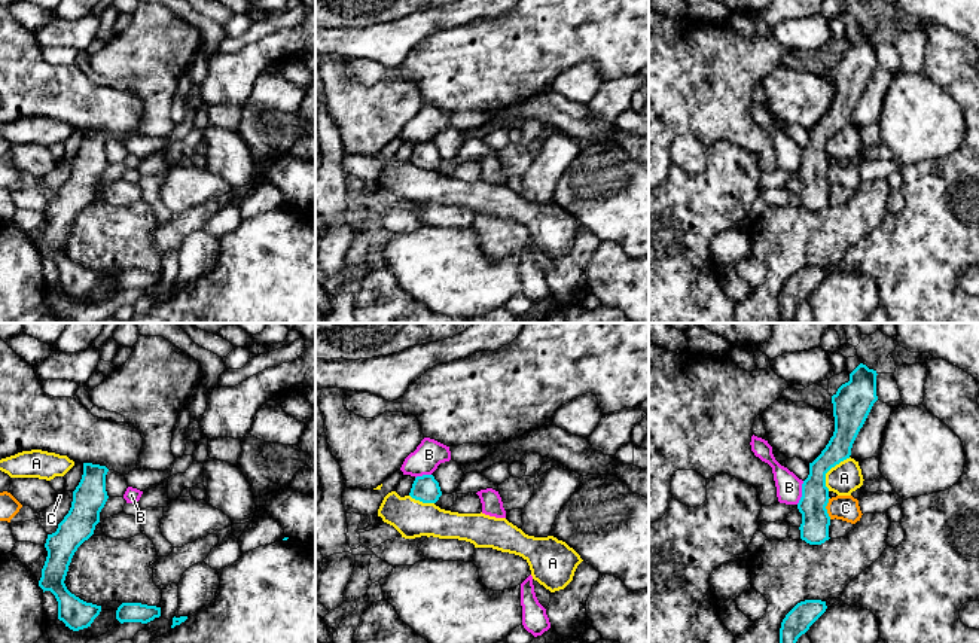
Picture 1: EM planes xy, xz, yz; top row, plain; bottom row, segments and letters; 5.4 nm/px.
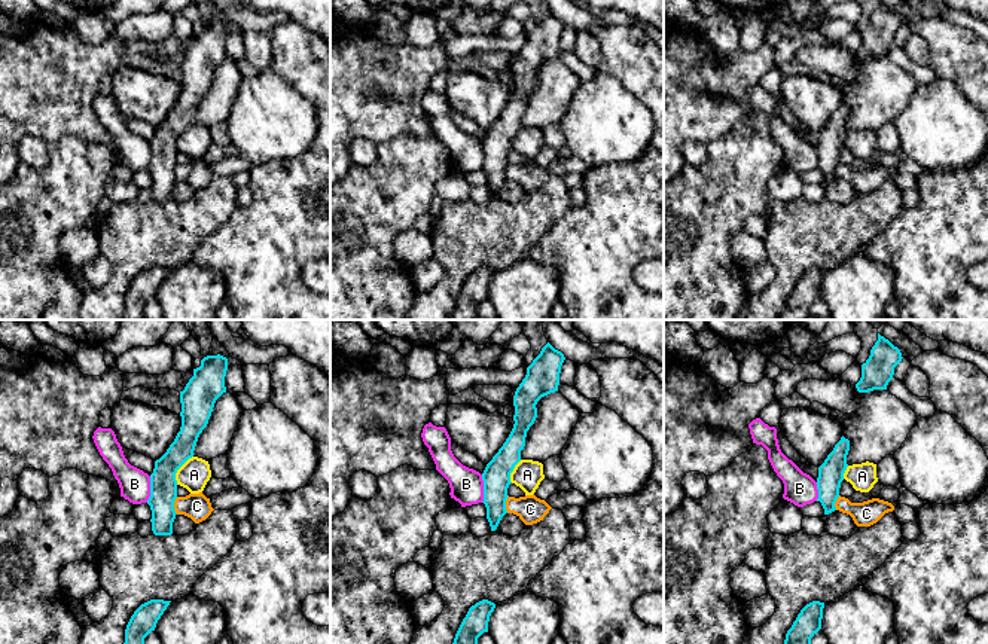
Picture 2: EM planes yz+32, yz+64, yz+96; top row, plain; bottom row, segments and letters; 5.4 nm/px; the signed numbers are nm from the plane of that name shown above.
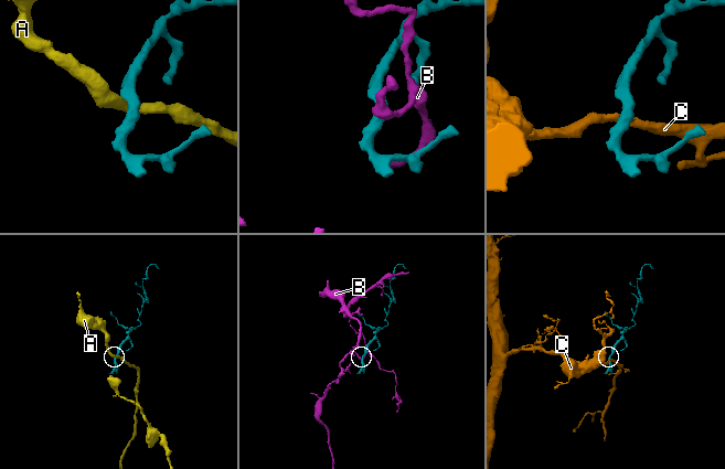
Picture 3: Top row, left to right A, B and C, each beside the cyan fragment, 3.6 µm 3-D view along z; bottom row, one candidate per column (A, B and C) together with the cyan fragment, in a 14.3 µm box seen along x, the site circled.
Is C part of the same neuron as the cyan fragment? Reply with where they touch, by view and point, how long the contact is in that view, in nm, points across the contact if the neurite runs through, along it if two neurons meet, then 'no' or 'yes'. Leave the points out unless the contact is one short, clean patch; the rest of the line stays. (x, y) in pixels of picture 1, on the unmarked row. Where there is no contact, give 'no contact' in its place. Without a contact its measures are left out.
contact yz (825, 174); length 120 nm; border yz (829, 164), (826, 179), (830, 185); no

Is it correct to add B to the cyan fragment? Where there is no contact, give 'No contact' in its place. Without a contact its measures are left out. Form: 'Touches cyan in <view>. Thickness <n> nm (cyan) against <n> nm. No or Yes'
Touches cyan in yz. Thickness 160 nm (cyan) against 140 nm. No

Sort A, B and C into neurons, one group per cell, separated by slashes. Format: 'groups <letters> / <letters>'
groups A / B / C

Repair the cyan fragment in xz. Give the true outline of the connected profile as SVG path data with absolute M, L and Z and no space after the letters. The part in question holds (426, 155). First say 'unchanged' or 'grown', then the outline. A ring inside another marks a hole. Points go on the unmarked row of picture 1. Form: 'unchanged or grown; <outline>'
unchanged; M423 141L415 144L409 162L423 170L436 170L442 158L433 141Z

